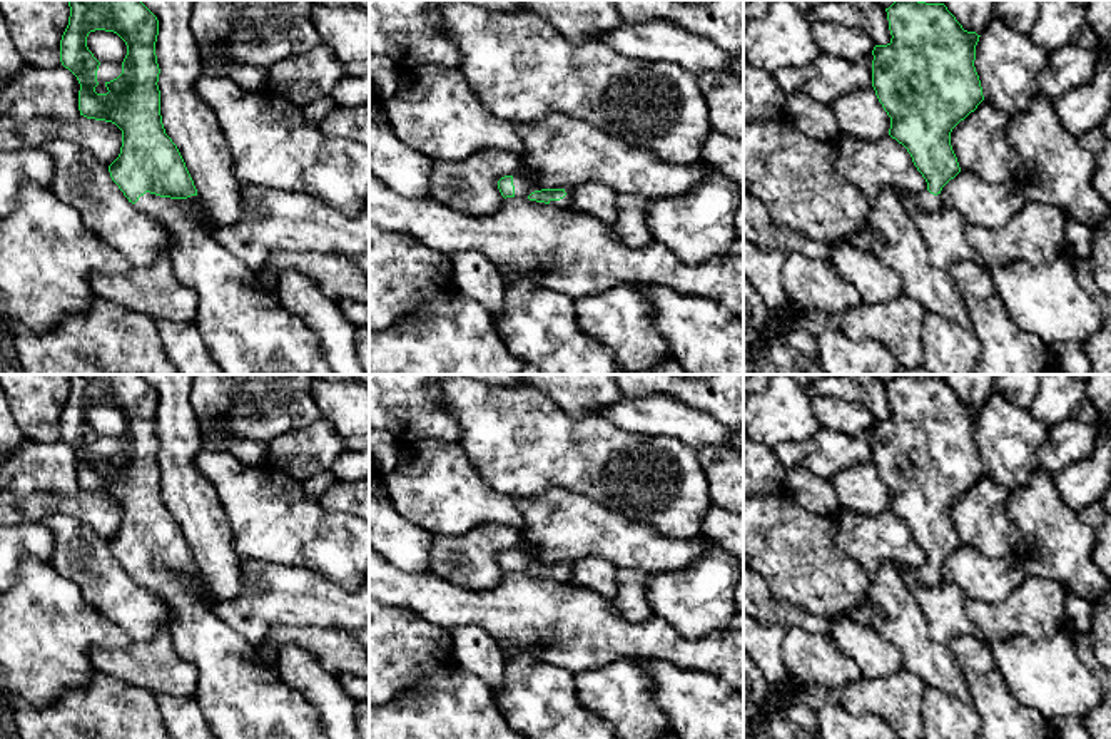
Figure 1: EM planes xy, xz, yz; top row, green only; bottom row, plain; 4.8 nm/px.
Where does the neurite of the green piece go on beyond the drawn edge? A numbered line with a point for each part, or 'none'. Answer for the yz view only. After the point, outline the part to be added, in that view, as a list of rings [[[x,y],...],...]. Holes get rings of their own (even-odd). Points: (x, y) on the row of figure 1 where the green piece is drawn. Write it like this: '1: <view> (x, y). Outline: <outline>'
1: yz (926, 201). Outline: [[[927,189],[917,196],[917,206],[927,212],[939,212],[944,207],[941,194],[934,196]]]

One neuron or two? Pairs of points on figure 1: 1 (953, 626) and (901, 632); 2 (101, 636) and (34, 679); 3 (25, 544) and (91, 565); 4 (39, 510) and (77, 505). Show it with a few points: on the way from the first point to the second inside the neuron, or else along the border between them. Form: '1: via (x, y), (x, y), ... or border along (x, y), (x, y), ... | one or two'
1: border along (913, 592), (924, 616), (928, 634), (946, 646) | two
2: via (84, 636), (77, 636), (50, 662) | one
3: border along (42, 522), (54, 539), (50, 562) | two
4: via (49, 505), (67, 505) | one

